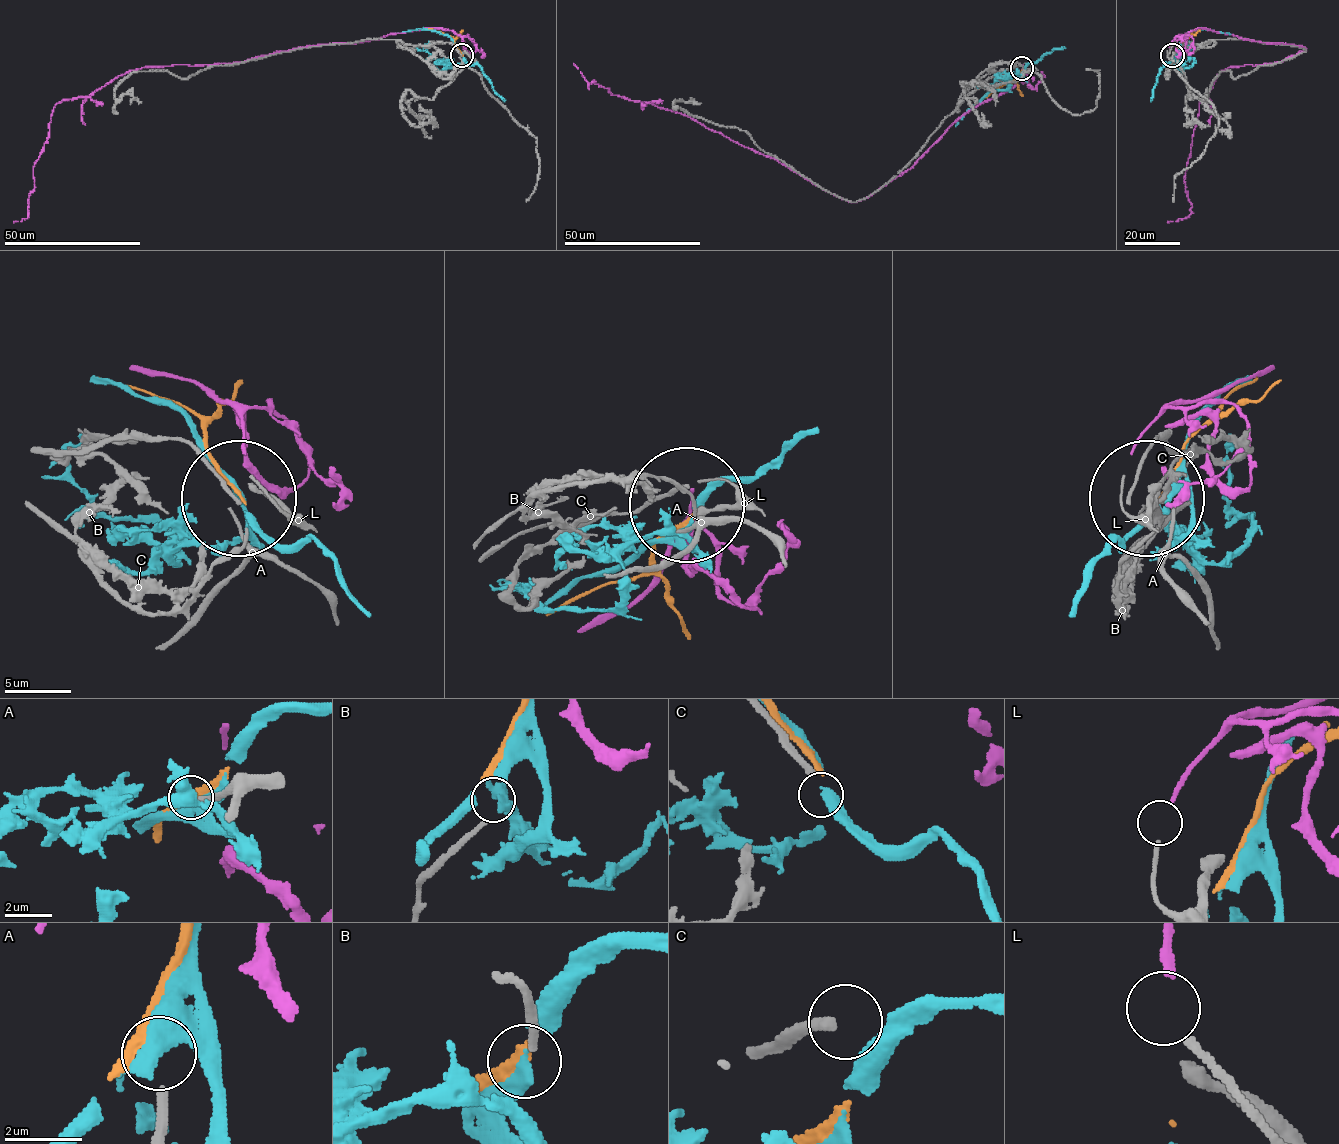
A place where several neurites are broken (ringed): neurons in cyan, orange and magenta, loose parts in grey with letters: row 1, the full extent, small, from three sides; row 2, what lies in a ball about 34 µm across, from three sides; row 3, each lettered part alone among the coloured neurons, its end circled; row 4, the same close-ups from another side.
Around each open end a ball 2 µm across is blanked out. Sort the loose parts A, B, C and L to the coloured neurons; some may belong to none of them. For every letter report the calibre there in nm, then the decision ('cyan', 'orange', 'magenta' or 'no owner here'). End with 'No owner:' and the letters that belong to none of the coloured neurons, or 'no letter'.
A: calibre 240 nm; no owner here
B: calibre 200 nm; cyan
C: calibre 300 nm; no owner here
L: calibre 190 nm; magenta
No owner: A, C

